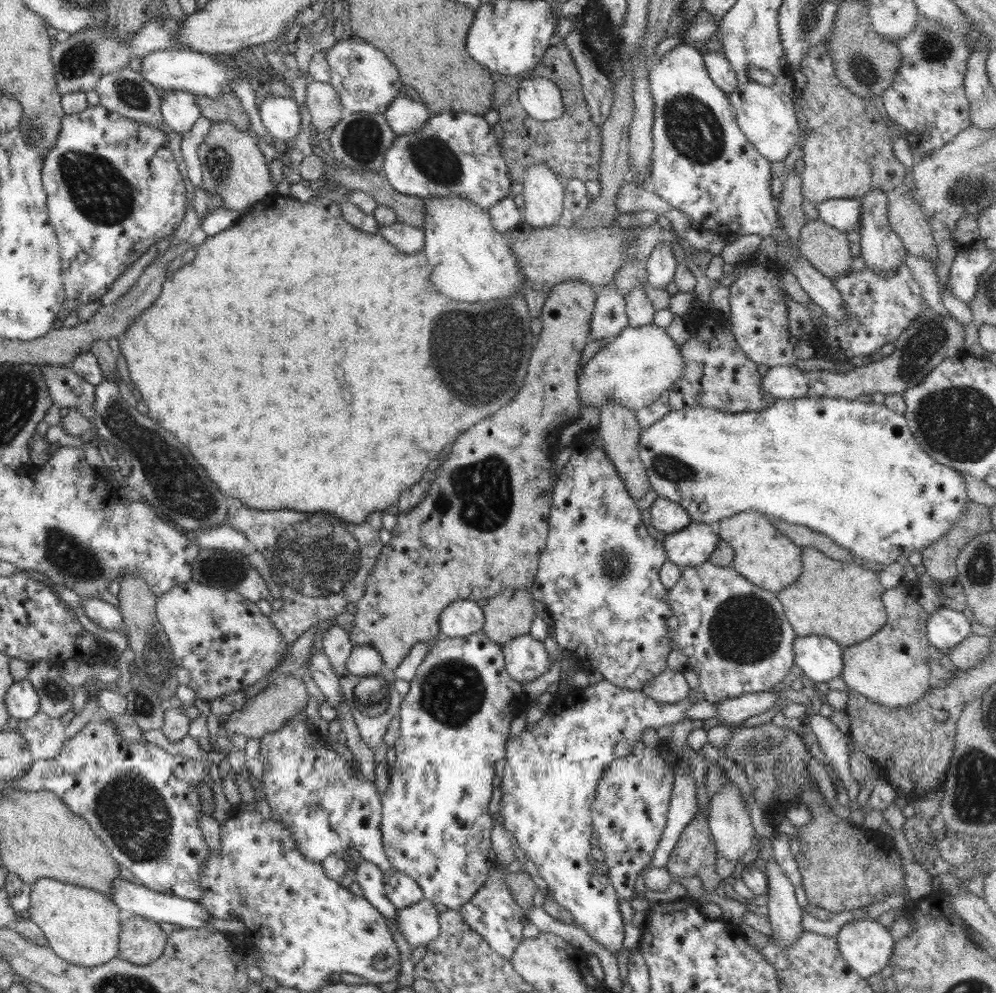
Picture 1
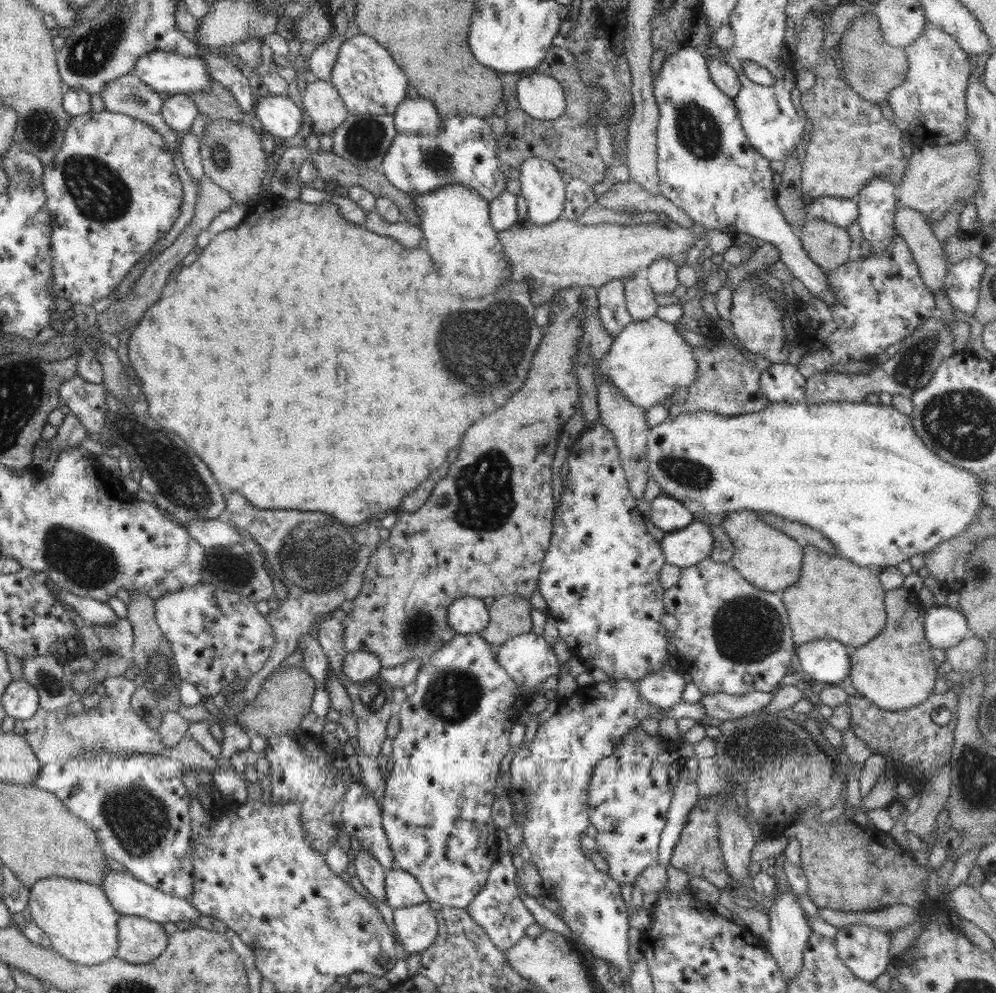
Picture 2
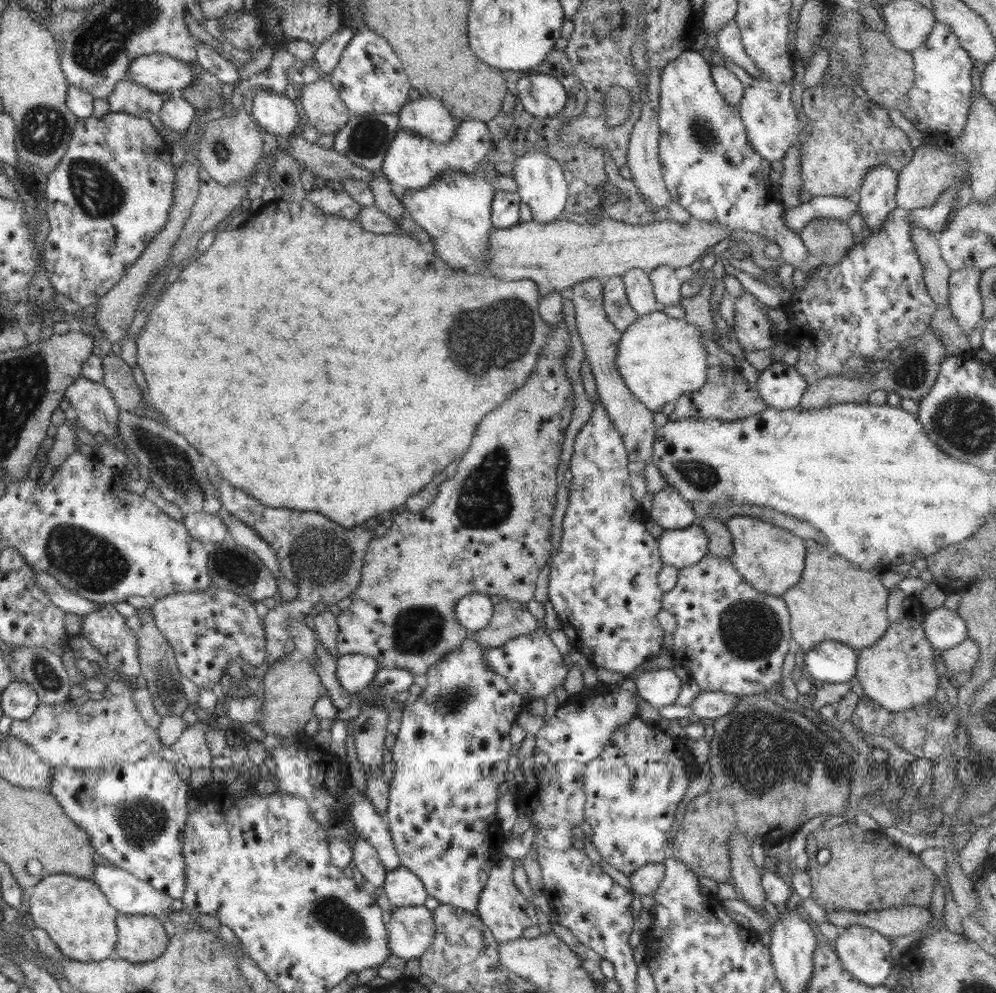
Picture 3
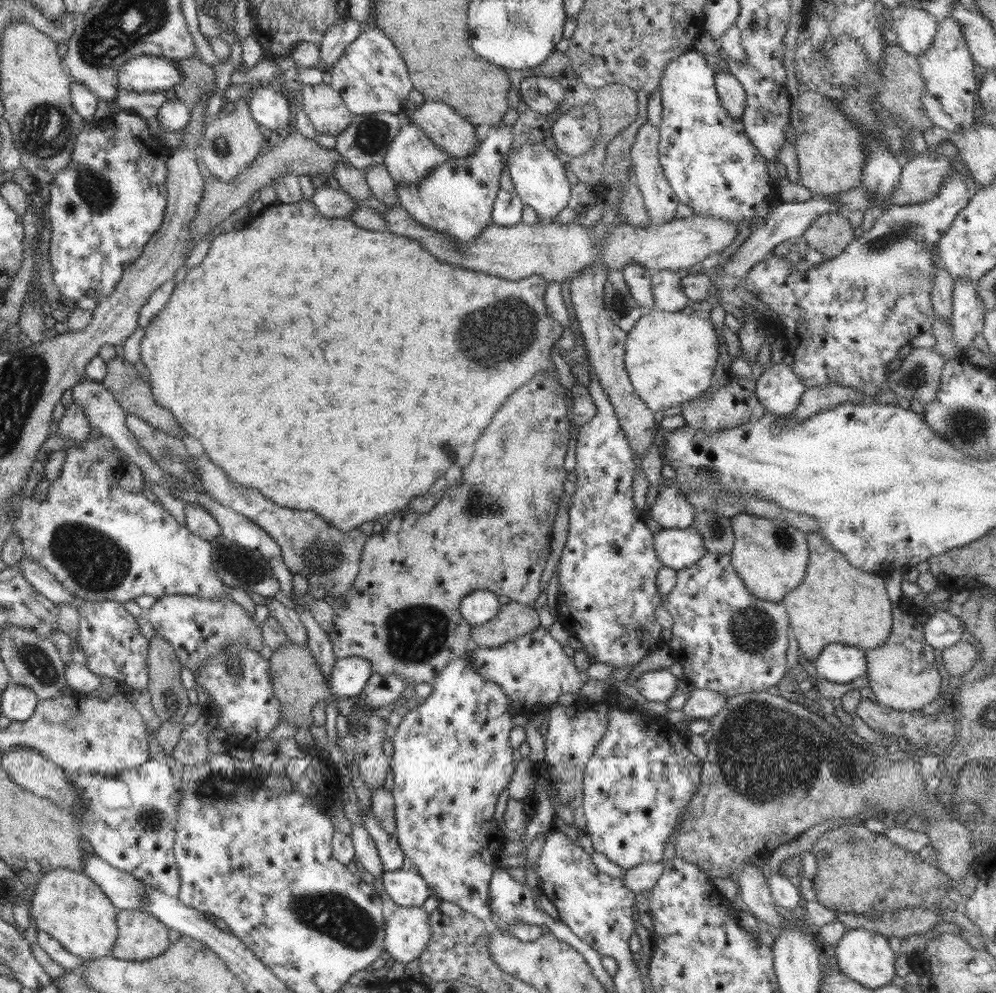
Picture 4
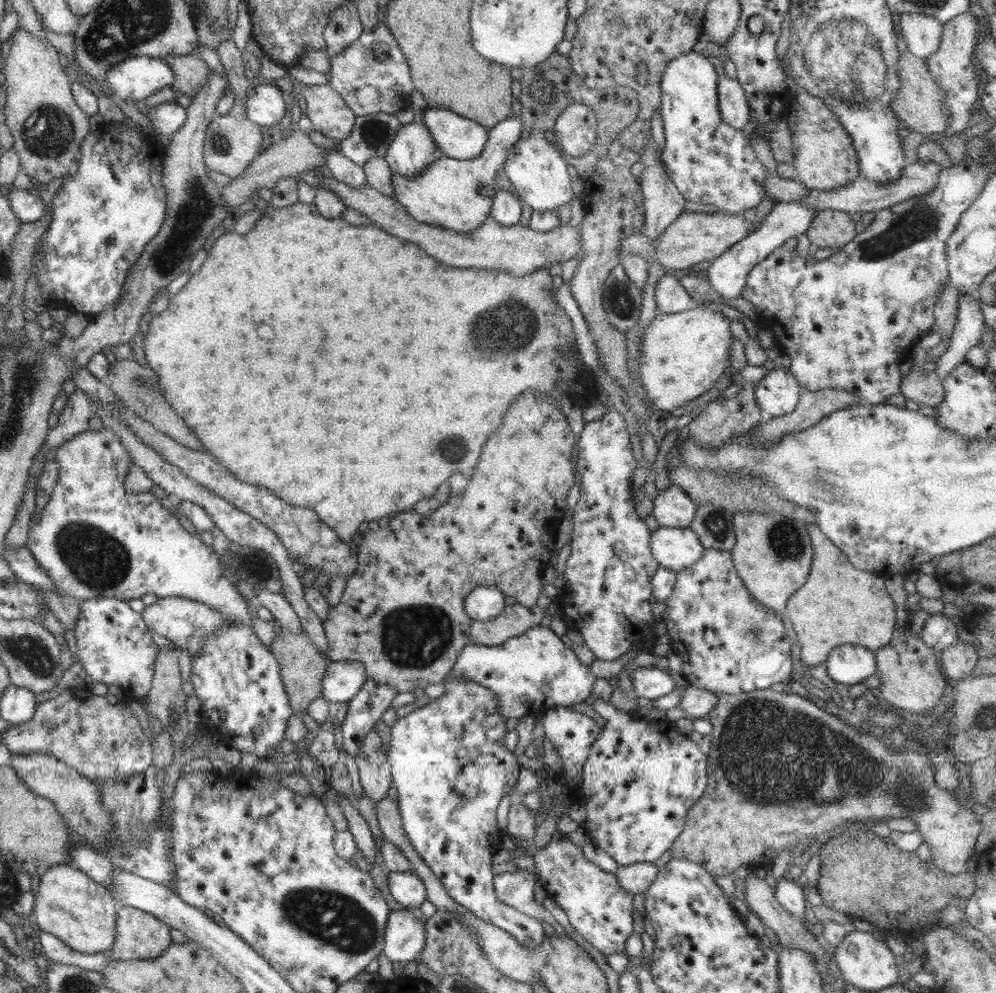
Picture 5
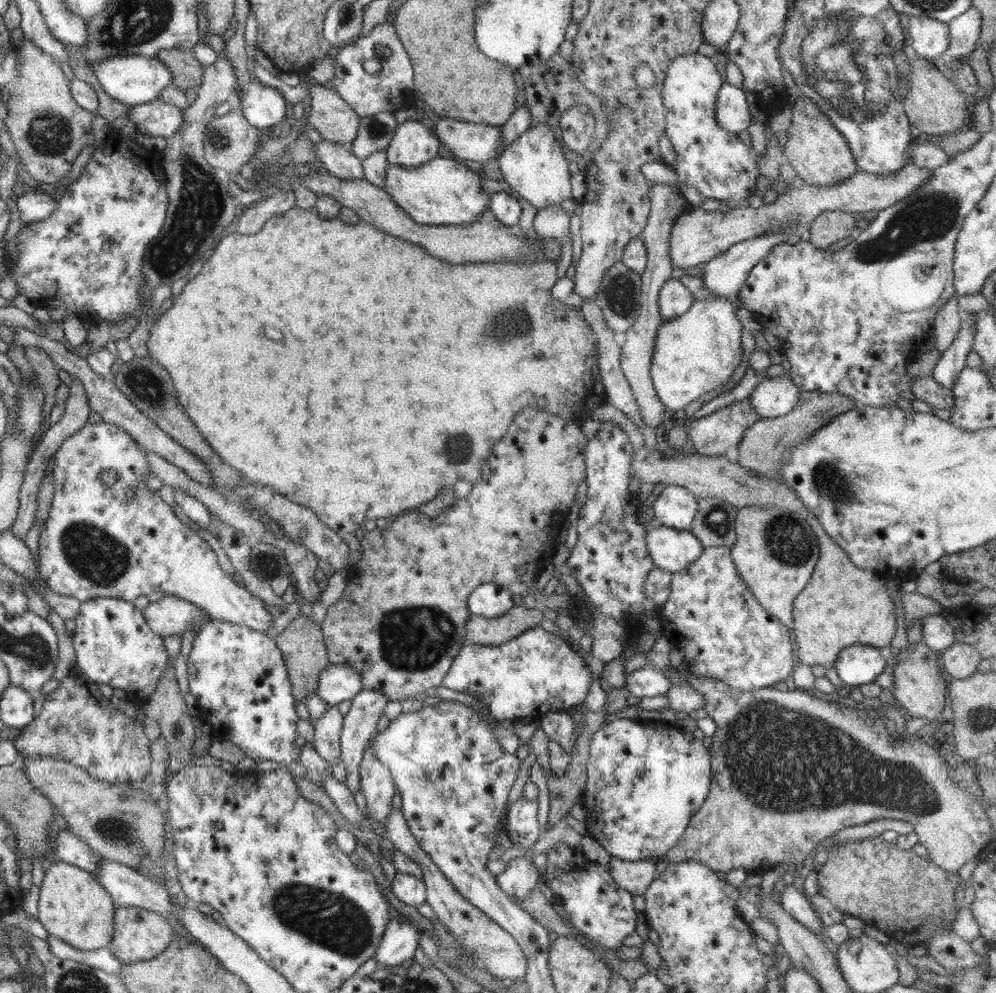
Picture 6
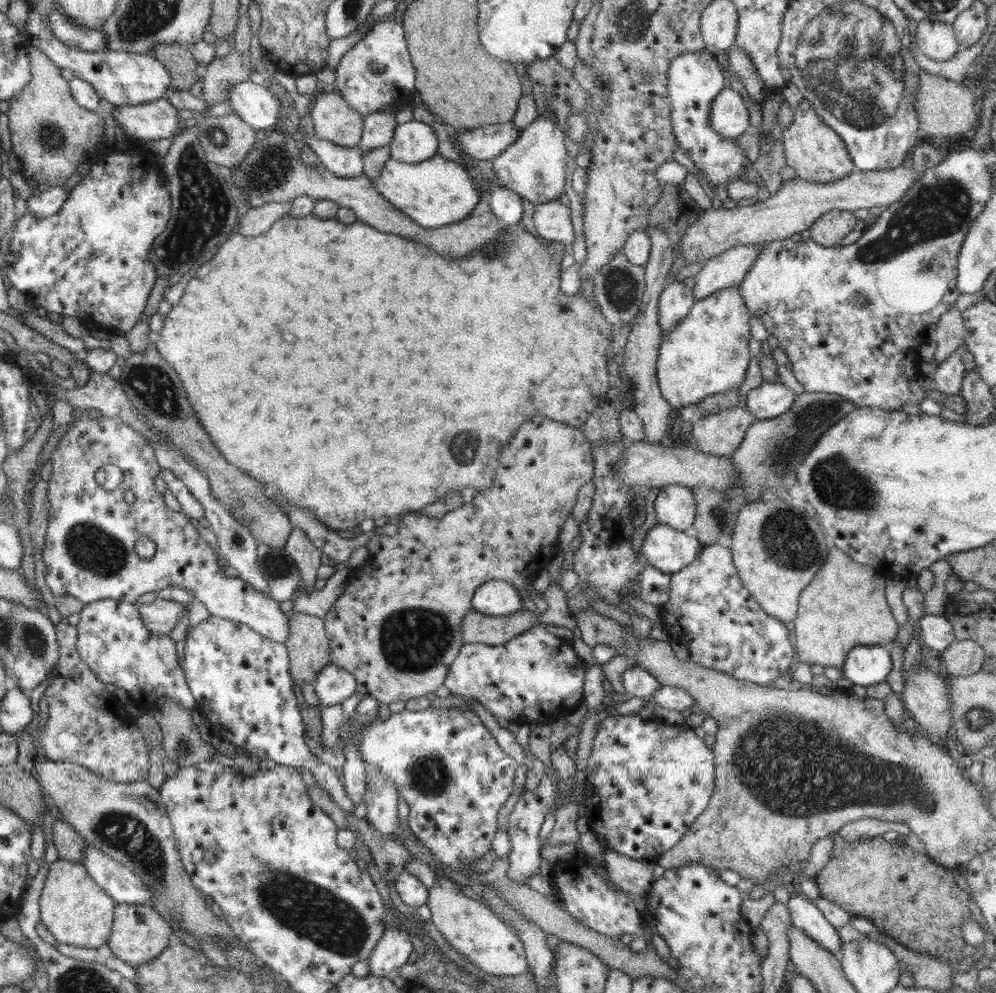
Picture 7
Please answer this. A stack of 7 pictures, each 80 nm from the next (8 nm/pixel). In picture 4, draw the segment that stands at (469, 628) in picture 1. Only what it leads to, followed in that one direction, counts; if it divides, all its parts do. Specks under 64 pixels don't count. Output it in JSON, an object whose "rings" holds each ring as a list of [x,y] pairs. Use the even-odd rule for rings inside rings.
{"rings":[[[480,590],[461,601],[460,612],[469,625],[484,625],[498,614],[501,606],[498,594]]]}

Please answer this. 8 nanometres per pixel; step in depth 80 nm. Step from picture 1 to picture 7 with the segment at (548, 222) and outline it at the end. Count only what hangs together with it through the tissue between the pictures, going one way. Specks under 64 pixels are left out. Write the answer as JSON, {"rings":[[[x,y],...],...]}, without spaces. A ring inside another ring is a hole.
{"rings":[[[547,104],[539,118],[520,133],[514,144],[490,160],[496,180],[534,205],[557,200],[565,193],[566,163],[570,157],[565,146],[565,134],[558,127],[554,109]]]}

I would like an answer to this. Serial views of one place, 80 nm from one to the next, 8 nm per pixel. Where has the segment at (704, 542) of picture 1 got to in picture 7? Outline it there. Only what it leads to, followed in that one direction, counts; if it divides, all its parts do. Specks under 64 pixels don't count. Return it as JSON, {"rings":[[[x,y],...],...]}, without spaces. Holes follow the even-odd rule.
{"rings":[[[656,524],[643,539],[641,552],[648,565],[672,575],[688,566],[698,556],[701,547],[701,542],[690,535],[690,531]]]}

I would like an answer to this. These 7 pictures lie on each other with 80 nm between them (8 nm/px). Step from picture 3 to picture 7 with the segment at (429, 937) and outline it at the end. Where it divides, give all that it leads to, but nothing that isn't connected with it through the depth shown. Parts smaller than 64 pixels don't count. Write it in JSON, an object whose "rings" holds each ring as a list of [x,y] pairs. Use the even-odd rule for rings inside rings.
{"rings":[[[394,925],[386,927],[378,944],[366,958],[370,964],[368,975],[391,977],[408,962],[408,957],[412,952],[412,941],[404,928]]]}

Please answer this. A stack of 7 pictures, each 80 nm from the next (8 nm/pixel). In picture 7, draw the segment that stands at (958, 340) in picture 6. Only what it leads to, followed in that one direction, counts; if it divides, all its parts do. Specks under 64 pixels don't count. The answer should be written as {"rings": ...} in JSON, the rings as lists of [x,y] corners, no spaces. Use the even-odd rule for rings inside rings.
{"rings":[[[965,346],[958,347],[937,366],[934,382],[936,382],[936,390],[944,397],[960,395],[966,372],[962,363],[962,352],[965,350]]]}

